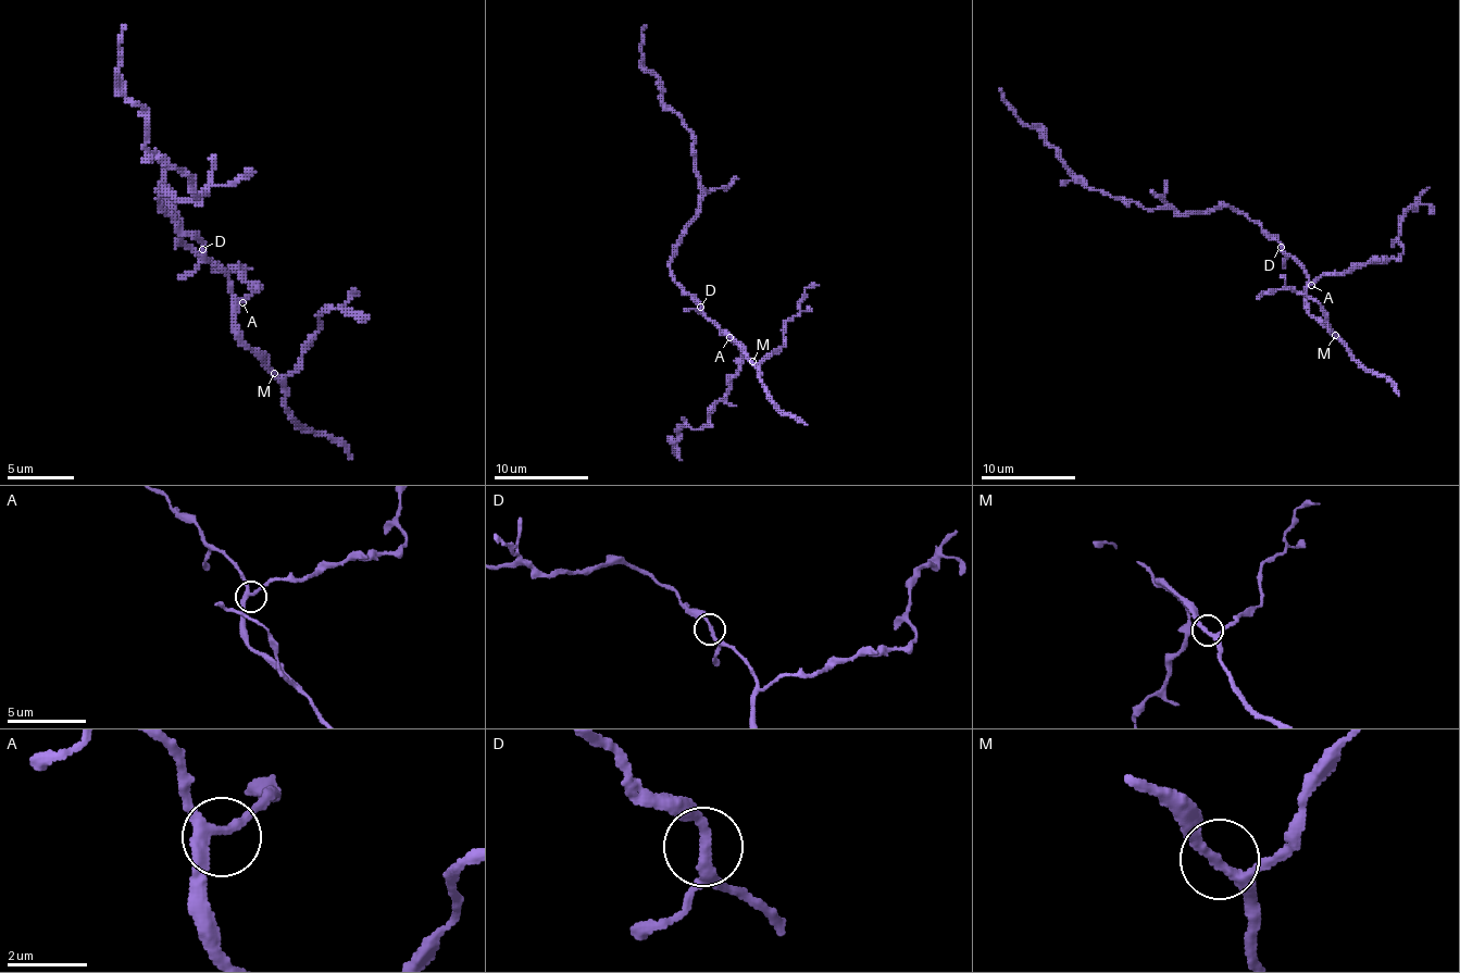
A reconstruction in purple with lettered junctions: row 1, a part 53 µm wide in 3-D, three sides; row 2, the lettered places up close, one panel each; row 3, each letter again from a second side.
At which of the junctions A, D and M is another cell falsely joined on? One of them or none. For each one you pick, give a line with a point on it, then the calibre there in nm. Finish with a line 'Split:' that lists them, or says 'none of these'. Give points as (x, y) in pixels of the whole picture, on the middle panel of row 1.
Split: none of these

